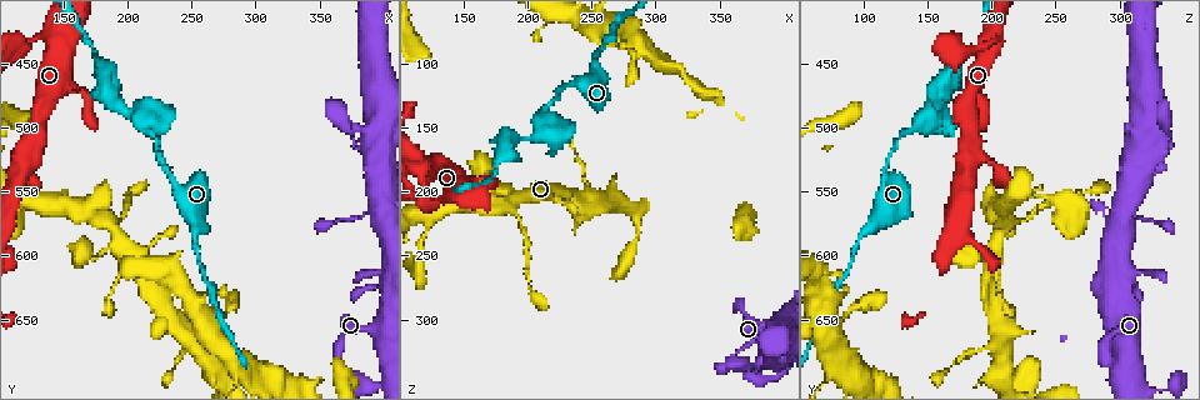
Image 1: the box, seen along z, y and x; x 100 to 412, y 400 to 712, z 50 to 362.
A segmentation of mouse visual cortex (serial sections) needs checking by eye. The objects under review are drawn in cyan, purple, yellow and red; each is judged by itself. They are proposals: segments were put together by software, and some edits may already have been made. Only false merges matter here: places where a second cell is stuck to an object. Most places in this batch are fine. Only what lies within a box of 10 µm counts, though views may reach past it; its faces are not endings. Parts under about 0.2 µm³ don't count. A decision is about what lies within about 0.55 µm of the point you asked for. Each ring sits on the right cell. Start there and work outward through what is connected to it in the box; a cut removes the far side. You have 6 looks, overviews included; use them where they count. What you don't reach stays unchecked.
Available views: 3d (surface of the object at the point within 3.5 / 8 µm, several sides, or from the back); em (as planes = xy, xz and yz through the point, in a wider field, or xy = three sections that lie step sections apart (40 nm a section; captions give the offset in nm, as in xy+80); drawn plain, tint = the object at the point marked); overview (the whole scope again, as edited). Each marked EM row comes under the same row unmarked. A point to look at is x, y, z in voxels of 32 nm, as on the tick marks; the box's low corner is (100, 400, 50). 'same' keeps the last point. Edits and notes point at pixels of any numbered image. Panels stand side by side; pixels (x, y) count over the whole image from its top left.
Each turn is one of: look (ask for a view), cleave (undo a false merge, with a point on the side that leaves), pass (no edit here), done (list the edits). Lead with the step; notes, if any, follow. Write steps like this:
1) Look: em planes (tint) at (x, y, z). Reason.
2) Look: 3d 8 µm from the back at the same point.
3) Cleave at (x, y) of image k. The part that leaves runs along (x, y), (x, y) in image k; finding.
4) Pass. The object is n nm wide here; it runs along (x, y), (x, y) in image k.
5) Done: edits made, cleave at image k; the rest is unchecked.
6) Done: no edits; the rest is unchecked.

Look: 3d 3.5 µm at (198, 484, 160). Thin neck.

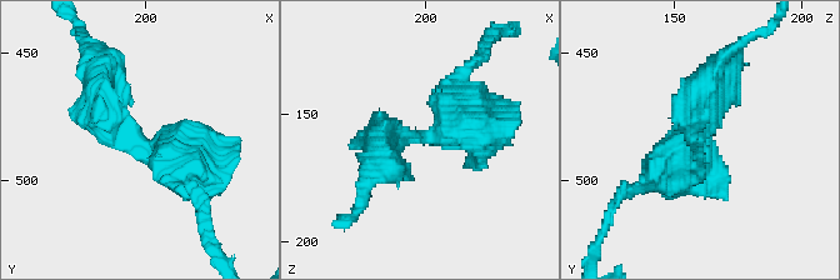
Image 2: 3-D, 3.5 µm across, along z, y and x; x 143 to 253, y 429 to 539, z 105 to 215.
Look: em xy step 3 (tint) at (197, 485, 159). The arms are 400, 500 nm wide.

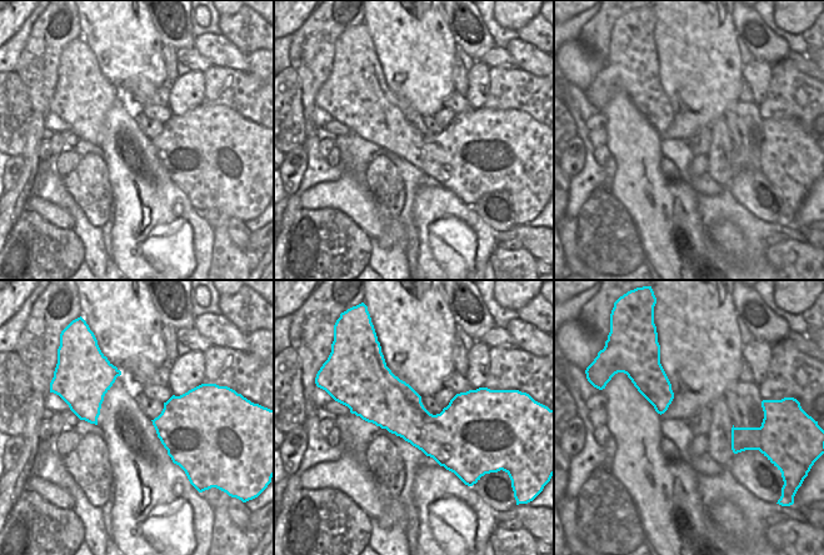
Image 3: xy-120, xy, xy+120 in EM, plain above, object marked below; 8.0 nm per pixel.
Pass. The object is 420 nm wide here; it runs along (179, 173), (98, 76) in image 2; all the same cell.

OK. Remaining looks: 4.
Look: em xy step 3 (tint) at (122, 554, 220). Arms part here.

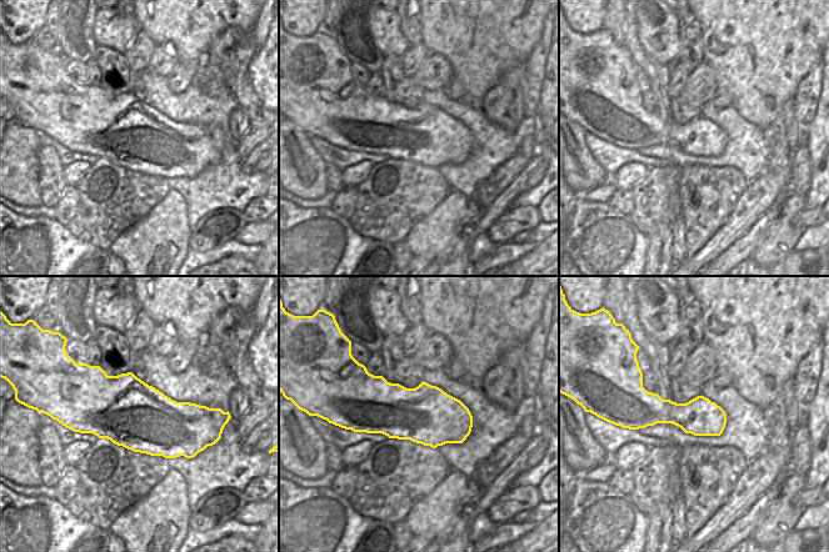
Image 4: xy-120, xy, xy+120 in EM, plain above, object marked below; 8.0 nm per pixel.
Look: 3d 3.5 µm at the same point. See where the arms go.

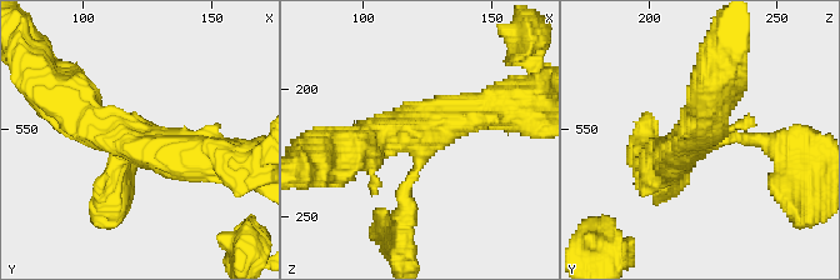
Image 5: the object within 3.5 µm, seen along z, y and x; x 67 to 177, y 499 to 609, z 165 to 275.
Pass. 3 arms meet here; the arms are 200, 500, 500 nm wide; it runs along (491, 109), (419, 138), (404, 218) in image 5; one cell here.

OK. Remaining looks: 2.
Look: 3d 3.5 µm at (138, 430, 206). Narrows sharply.

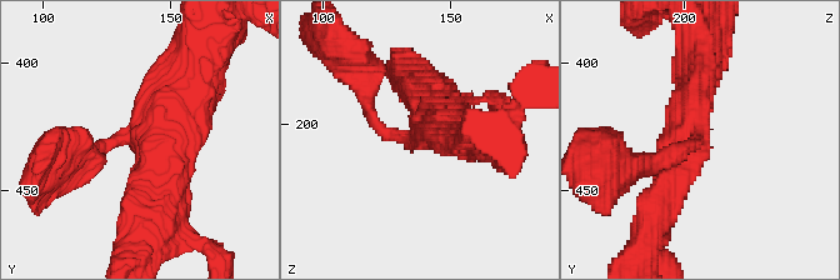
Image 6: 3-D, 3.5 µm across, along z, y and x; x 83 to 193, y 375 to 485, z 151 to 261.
Look: em xy step 1 (tint) at (135, 429, 206).

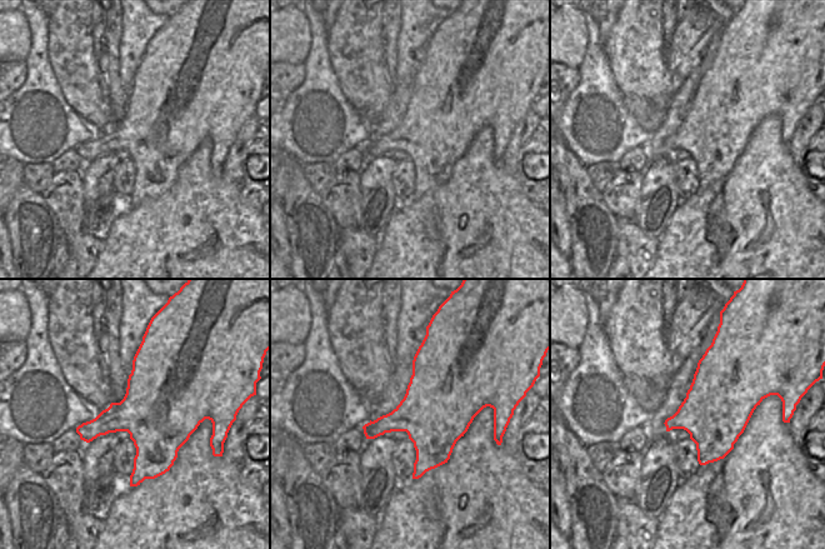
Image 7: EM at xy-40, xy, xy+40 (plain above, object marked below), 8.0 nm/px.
Pass. It runs along (140, 214), (151, 138), (90, 156) in image 6; continuous, no second cell.

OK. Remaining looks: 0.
Done: no edits; the rest is unchecked.

